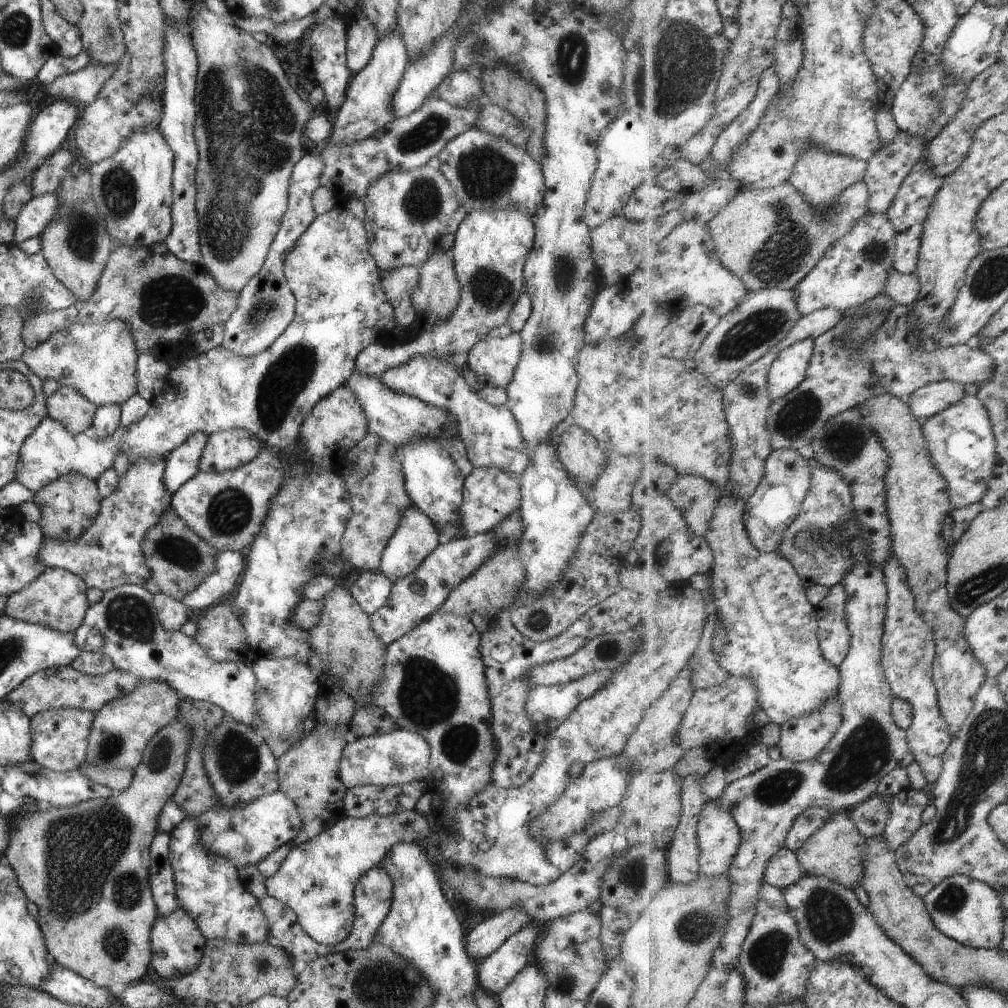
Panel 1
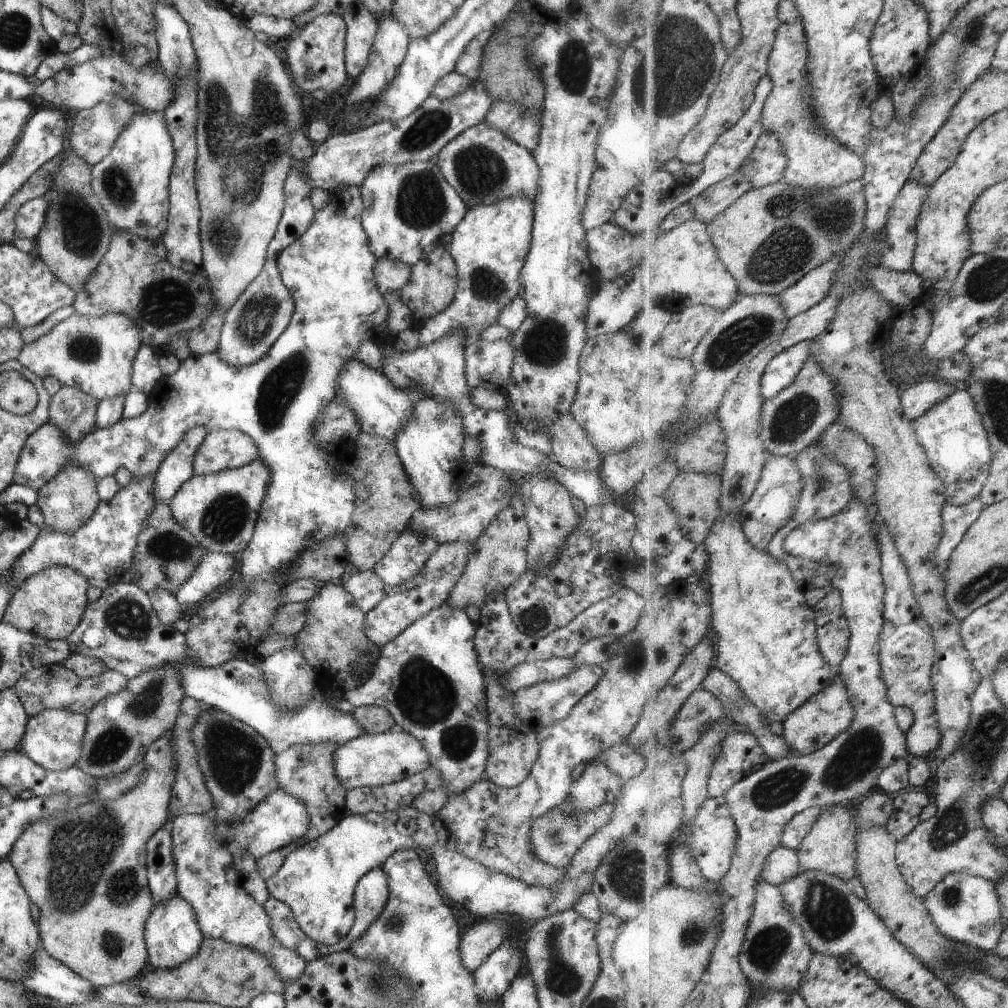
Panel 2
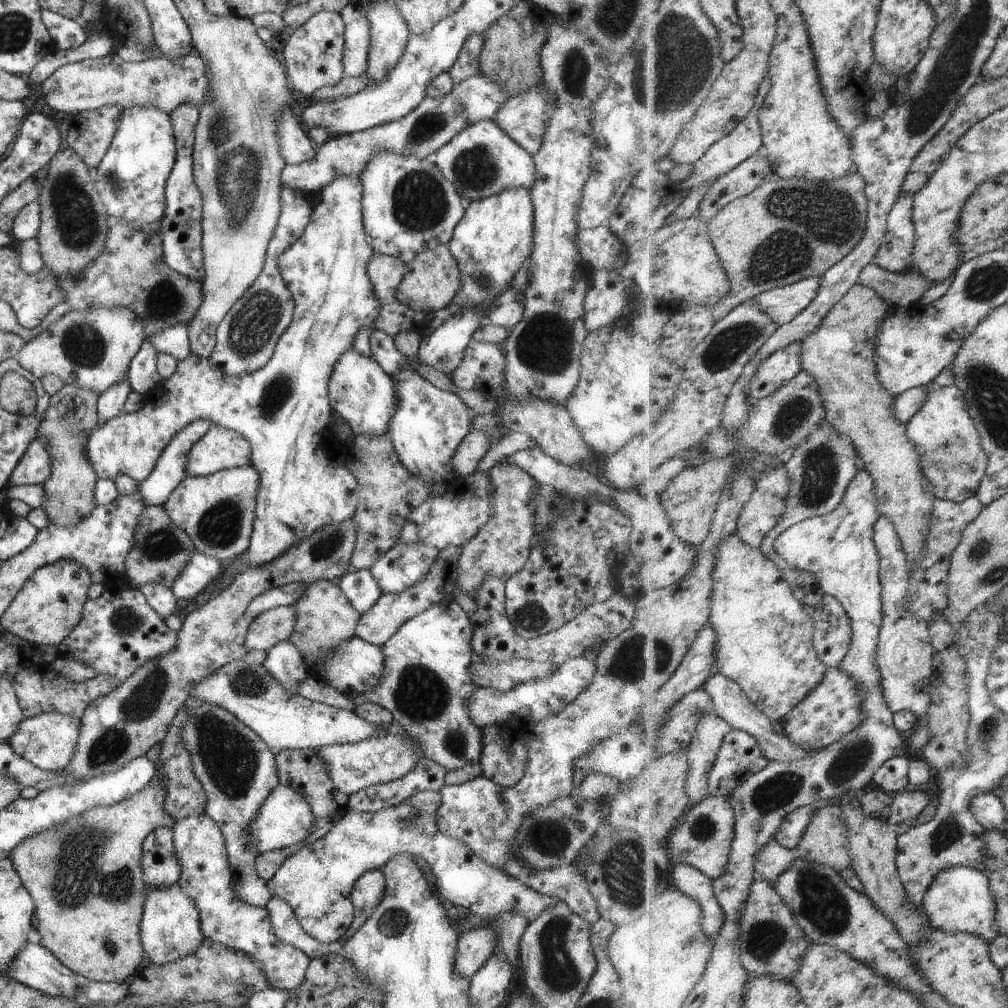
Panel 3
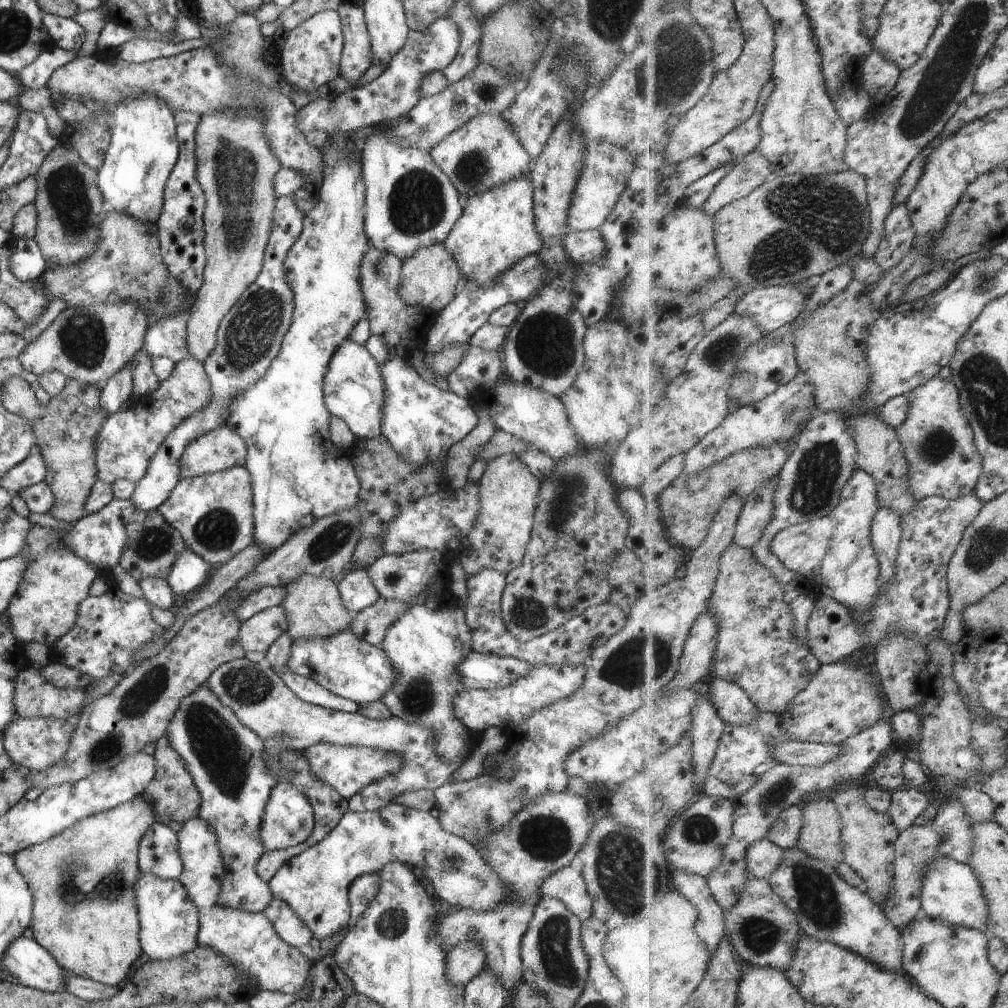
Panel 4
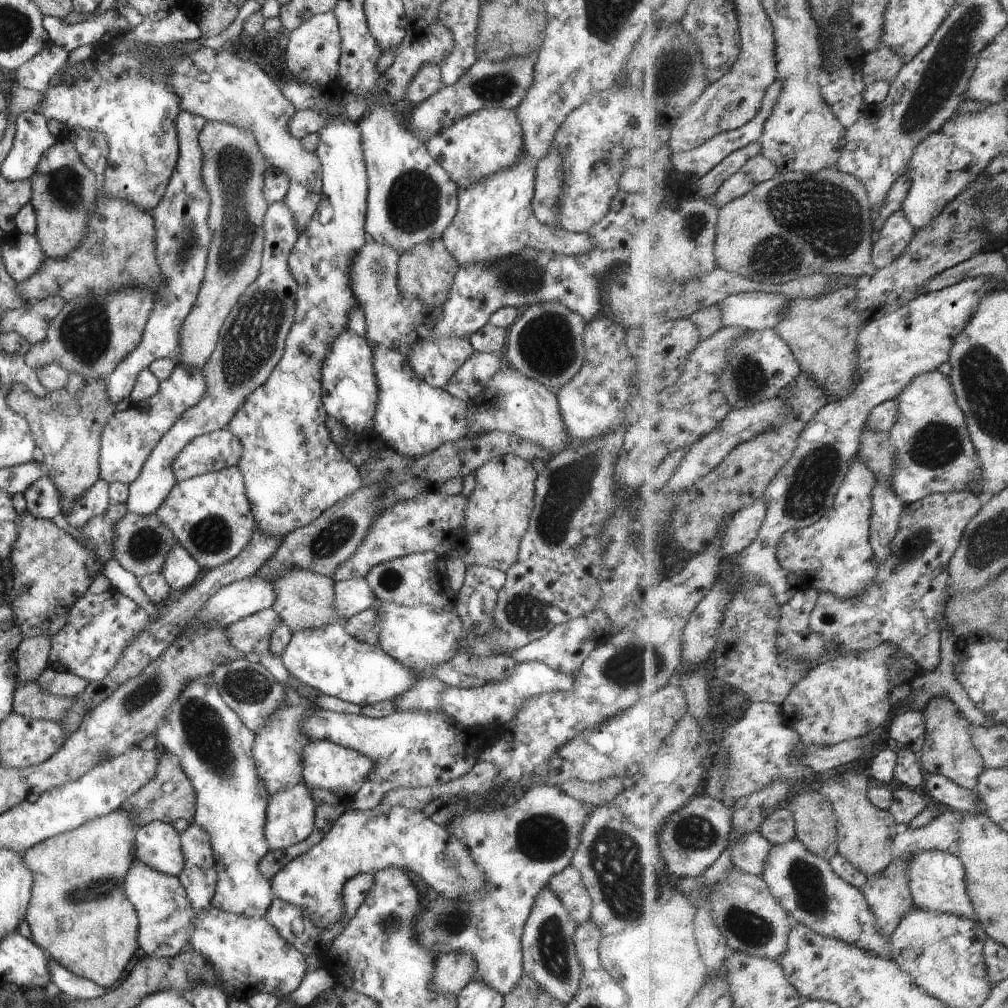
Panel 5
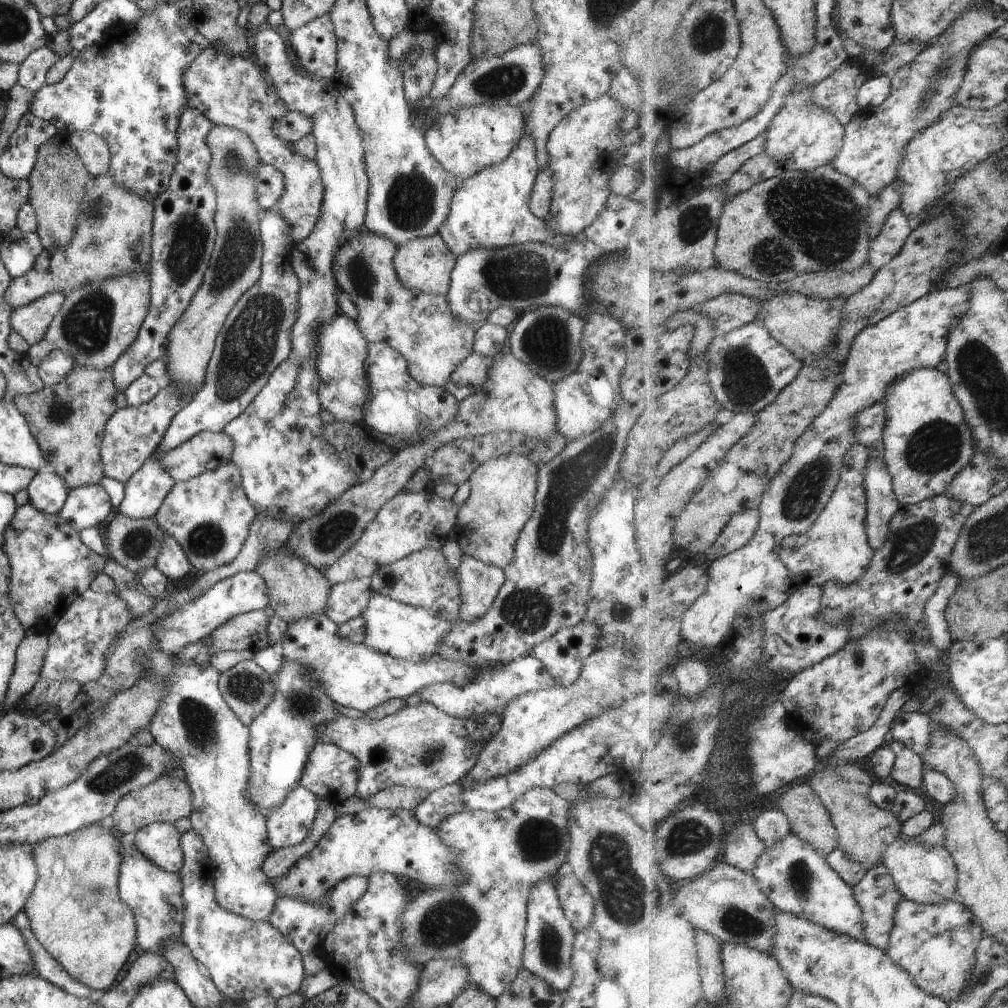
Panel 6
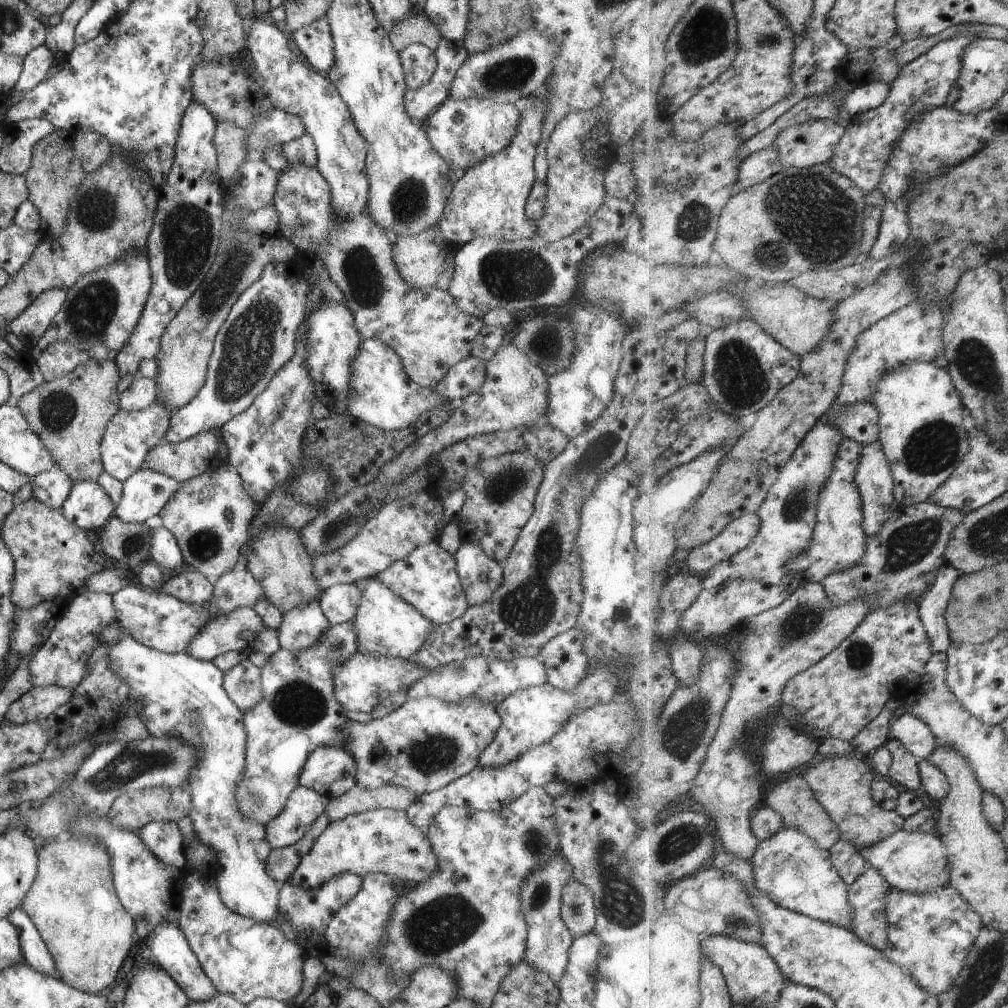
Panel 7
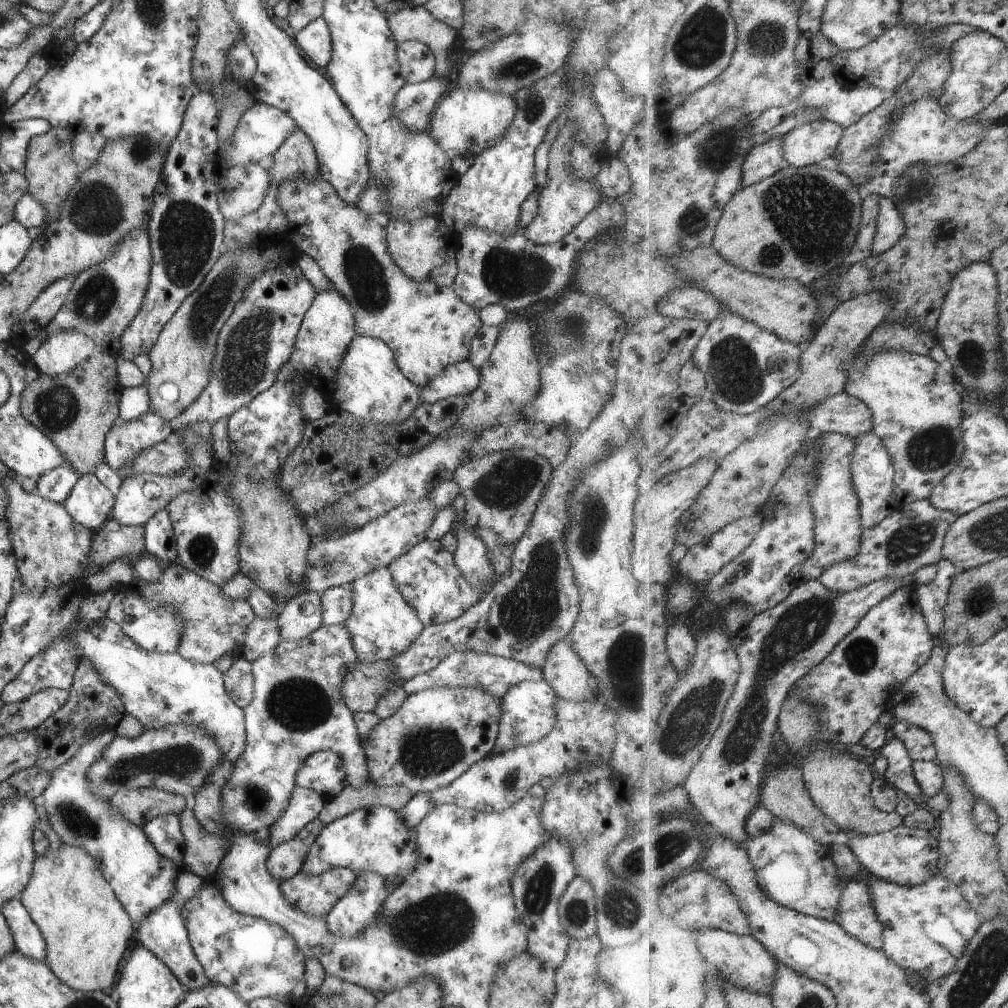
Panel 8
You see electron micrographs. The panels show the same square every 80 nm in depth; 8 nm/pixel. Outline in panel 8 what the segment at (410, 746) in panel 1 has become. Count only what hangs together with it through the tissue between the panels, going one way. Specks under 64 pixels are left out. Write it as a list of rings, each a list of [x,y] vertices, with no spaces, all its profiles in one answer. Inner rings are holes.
[[[336,752],[311,753],[294,774],[294,783],[318,792],[324,799],[334,797],[347,786],[344,764]]]

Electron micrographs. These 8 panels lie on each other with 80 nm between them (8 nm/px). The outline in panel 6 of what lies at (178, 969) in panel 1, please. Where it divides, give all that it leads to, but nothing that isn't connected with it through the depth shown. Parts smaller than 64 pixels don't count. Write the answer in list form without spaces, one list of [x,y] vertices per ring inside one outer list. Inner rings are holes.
[[[120,844],[118,868],[119,898],[132,910],[136,926],[136,944],[143,952],[157,953],[171,939],[180,938],[184,919],[182,884],[178,873],[168,873],[156,866],[133,846],[123,848]]]

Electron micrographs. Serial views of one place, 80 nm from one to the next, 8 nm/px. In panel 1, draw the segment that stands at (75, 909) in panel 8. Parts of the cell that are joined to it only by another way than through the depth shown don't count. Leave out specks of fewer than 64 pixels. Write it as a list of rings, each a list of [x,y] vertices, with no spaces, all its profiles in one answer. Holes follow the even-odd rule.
[[[176,716],[147,741],[127,788],[107,798],[19,813],[10,826],[3,861],[14,870],[26,900],[37,907],[36,923],[44,938],[48,960],[101,988],[137,981],[149,966],[150,928],[158,914],[148,883],[148,848],[157,833],[159,811],[175,792],[184,773],[190,738],[188,726]]]

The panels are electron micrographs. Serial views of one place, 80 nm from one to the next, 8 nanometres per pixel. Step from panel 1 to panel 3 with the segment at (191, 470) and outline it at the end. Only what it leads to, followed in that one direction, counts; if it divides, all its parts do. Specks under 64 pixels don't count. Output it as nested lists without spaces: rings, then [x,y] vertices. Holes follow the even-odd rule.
[[[193,420],[183,426],[161,450],[153,470],[136,487],[143,506],[162,505],[171,490],[183,480],[187,450],[211,428],[209,420]]]

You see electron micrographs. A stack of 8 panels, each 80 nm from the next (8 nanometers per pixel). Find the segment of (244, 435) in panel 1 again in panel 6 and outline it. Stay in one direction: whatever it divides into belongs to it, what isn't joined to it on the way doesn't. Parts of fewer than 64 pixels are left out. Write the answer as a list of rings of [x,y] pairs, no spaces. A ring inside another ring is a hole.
[[[201,431],[158,459],[171,478],[181,482],[230,462],[234,444],[223,431]]]

